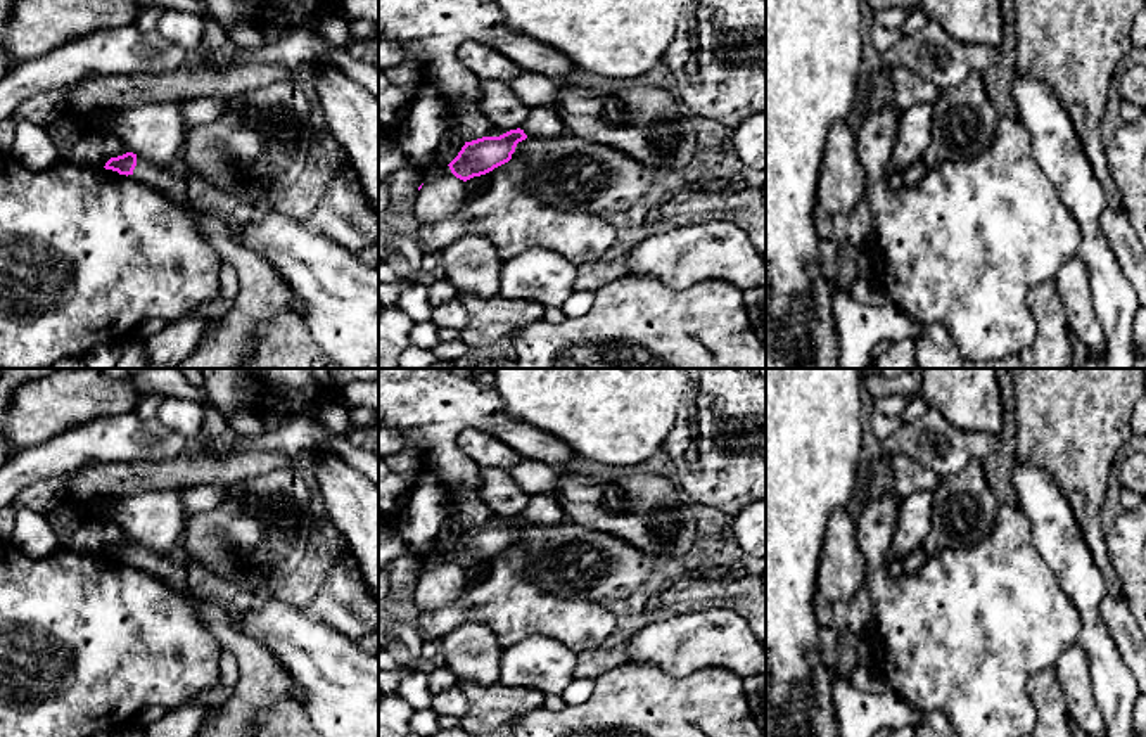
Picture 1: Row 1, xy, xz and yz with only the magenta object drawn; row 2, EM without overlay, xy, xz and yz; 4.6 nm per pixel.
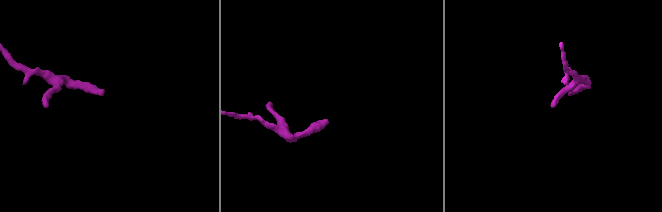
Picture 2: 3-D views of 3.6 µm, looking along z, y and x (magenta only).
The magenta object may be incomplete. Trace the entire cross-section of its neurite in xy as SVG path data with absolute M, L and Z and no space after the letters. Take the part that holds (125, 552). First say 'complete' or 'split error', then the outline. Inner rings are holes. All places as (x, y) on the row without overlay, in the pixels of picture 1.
split error; M126 540L123 543L111 545L104 555L126 564L133 562L138 569L164 580L171 588L176 588L181 593L187 593L190 588L190 567L180 554L159 555L133 540Z

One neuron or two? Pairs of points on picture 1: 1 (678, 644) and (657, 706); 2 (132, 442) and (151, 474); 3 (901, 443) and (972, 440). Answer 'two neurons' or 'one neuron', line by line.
1: two neurons
2: two neurons
3: one neuron

